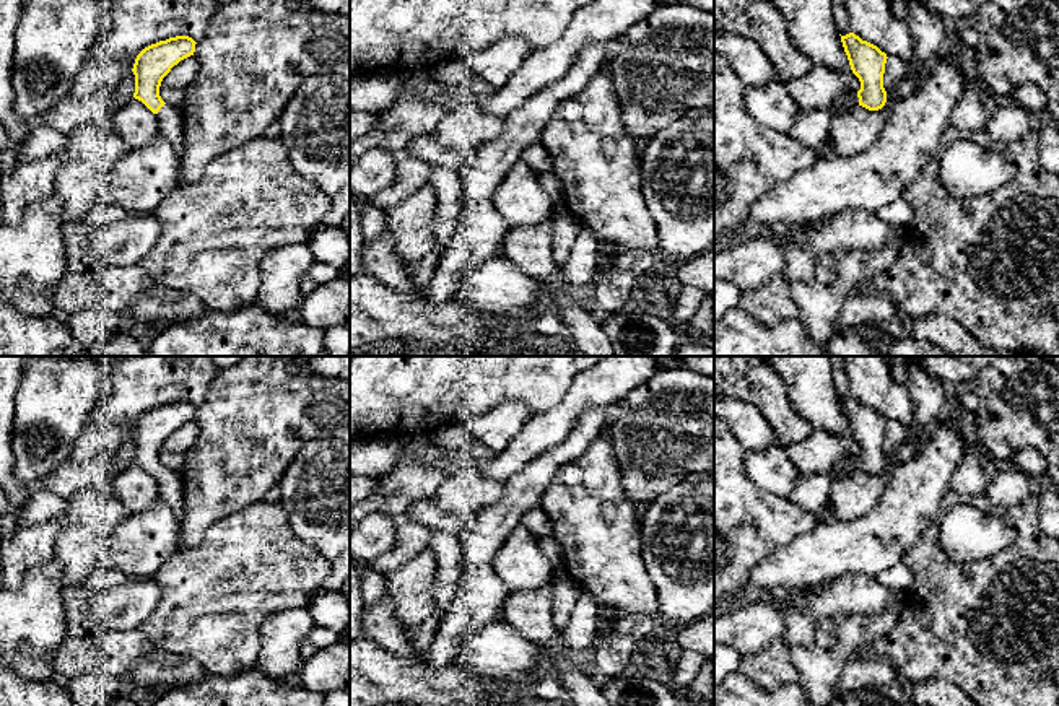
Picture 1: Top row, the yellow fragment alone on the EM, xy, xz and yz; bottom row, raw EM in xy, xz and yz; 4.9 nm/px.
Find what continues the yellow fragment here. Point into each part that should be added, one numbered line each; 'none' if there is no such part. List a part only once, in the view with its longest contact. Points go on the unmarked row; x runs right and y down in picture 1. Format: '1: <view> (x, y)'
1: xy (169, 482)

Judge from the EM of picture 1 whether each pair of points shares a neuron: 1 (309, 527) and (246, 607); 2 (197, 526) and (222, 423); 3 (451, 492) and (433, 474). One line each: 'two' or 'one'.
1: two
2: one
3: two

